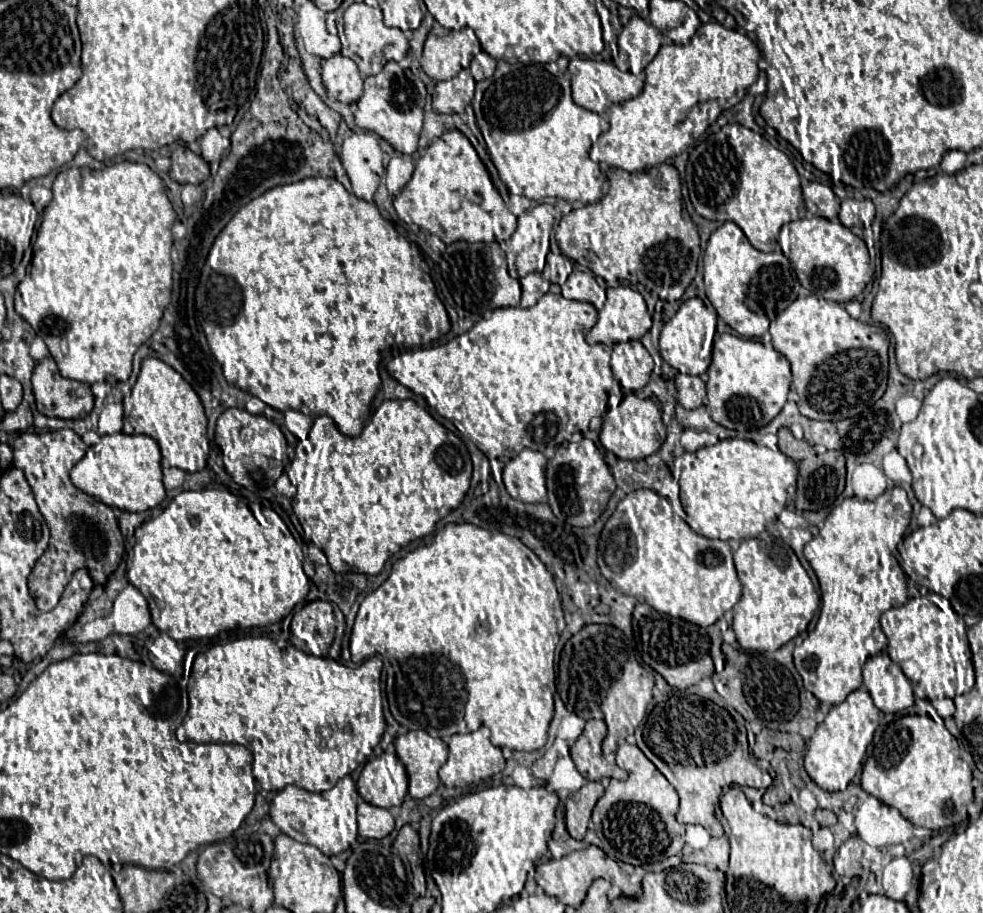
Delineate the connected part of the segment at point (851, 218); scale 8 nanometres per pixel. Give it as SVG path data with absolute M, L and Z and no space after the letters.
M845 199L840 205L839 221L845 227L861 225L868 228L875 218L876 208L869 199Z

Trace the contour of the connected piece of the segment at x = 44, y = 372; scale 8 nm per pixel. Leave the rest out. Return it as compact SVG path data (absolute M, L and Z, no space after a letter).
M53 357L35 363L33 369L33 395L37 411L47 417L81 419L93 409L93 393L87 383L65 379L59 375Z

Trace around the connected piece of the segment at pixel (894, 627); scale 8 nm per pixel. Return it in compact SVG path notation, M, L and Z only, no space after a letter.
M929 592L919 599L909 599L901 607L893 607L881 615L881 627L887 635L889 657L905 671L905 677L913 683L915 695L929 701L937 700L937 679L939 679L939 631L937 611L953 611L951 601Z

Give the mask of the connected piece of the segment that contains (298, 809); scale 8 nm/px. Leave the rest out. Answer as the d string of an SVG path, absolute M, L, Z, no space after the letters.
M347 775L325 793L309 793L297 785L287 785L277 791L269 805L269 817L281 833L289 835L299 843L315 845L323 855L339 855L357 841L357 799L355 781Z

